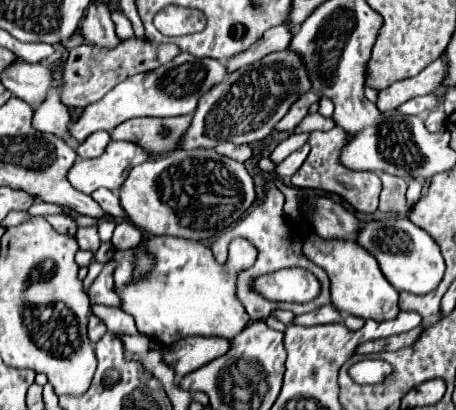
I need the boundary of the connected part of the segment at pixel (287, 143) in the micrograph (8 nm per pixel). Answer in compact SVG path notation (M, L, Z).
M290 135L288 139L284 139L280 145L276 145L276 149L270 153L270 161L272 163L280 163L284 157L288 157L292 151L296 151L300 145L304 145L308 139L308 135Z

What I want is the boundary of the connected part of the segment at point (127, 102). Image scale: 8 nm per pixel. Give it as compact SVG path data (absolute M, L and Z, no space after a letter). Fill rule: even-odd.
M190 53L176 55L174 61L150 71L138 73L116 85L110 93L106 93L100 101L88 105L76 123L68 127L68 133L82 143L94 131L112 131L120 123L132 117L174 117L194 113L198 101L204 93L208 93L216 83L226 77L226 67L216 59L200 59Z

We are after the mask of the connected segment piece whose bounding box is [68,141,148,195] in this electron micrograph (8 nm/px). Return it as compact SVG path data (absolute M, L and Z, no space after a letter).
M110 141L102 157L78 159L68 171L68 181L76 191L82 191L86 195L100 187L116 193L120 189L120 183L124 183L124 175L128 175L134 165L144 163L146 159L148 155L134 143Z

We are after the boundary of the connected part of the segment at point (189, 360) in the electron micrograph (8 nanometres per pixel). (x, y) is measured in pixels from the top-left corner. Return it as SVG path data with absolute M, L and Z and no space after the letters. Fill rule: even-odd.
M192 337L192 339L180 339L176 347L162 349L162 355L164 355L164 361L174 369L176 377L184 377L208 365L210 361L226 355L228 349L230 349L228 339Z

